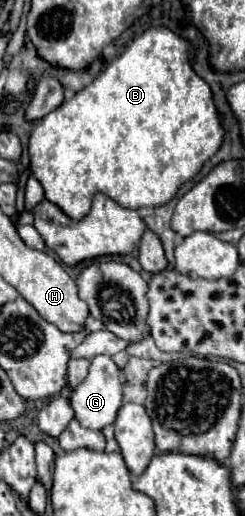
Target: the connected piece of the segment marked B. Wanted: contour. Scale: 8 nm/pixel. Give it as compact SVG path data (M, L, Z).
M160 25L160 27L150 27L148 31L144 31L140 37L136 37L128 47L126 51L114 59L88 87L84 87L82 91L74 93L72 99L66 99L58 109L54 109L52 113L48 113L46 117L42 117L38 121L38 125L34 127L32 135L30 135L30 145L28 145L28 151L30 151L30 167L32 167L32 175L40 181L40 185L44 187L44 195L48 201L52 201L54 205L58 205L68 217L72 219L80 219L84 217L88 211L90 211L90 203L92 203L92 197L94 193L102 191L104 195L108 195L112 201L116 201L118 205L122 207L128 207L128 209L140 209L140 207L156 207L156 205L164 205L168 203L178 187L182 183L186 183L188 179L192 179L200 167L204 165L206 159L210 159L222 145L224 141L224 127L220 123L220 113L216 109L216 103L214 103L214 97L212 97L212 89L210 85L192 69L190 65L190 51L192 51L192 43L180 35L176 35L174 31L170 31L168 27Z

